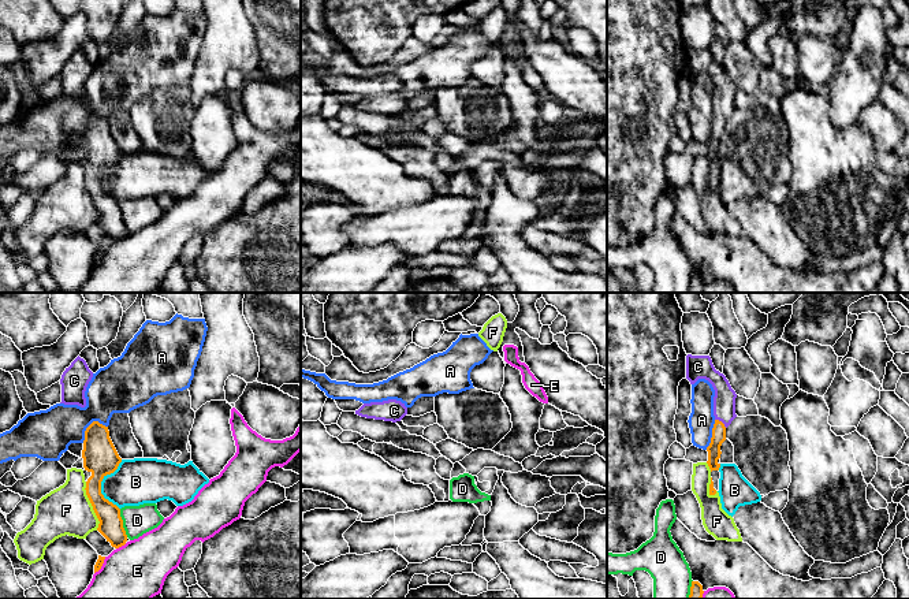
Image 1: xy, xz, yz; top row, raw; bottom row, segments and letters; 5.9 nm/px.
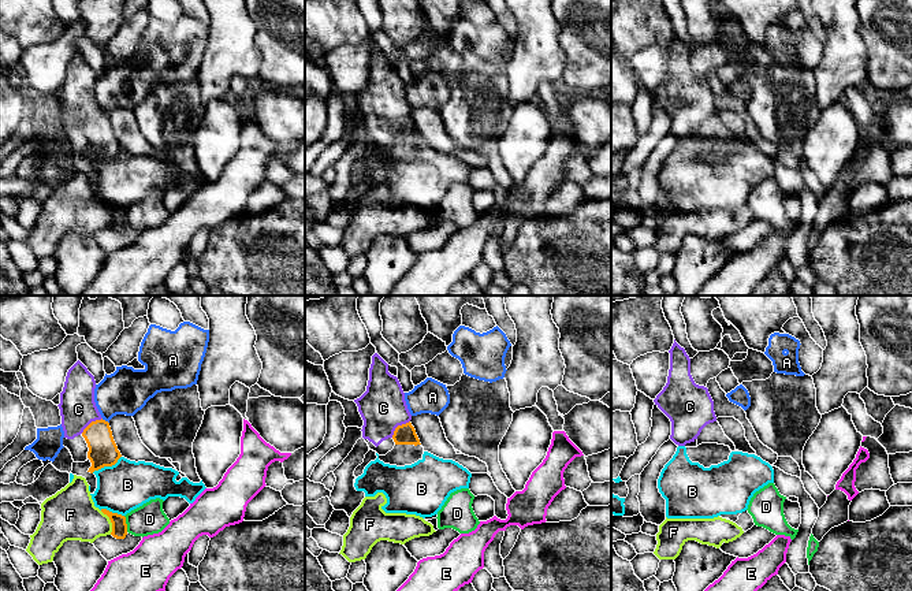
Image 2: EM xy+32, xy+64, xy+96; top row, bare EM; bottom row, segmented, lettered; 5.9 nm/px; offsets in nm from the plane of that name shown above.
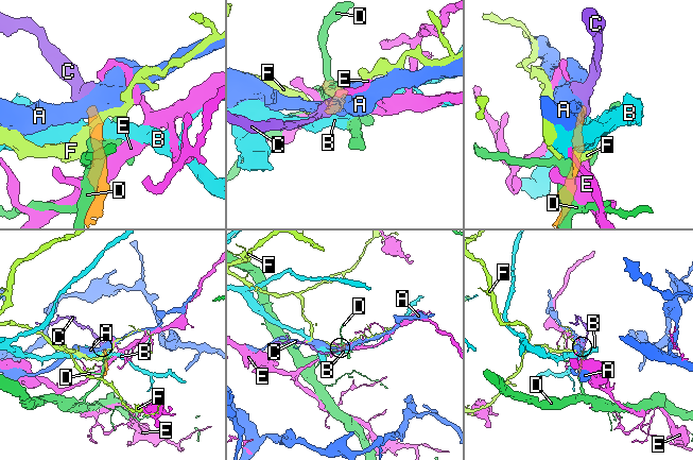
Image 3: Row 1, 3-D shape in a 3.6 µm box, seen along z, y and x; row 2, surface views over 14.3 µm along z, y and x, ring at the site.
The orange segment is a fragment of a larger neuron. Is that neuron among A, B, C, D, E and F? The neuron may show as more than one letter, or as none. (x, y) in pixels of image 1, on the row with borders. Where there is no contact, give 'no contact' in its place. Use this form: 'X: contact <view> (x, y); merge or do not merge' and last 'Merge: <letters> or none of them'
A: contact xy (89, 426); do not merge
B: contact xy (100, 484); do not merge
C: contact yz (721, 421); merge
D: contact xy (122, 523); do not merge
E: contact xy (120, 546); do not merge
F: contact xy (92, 505); do not merge
Merge: C

